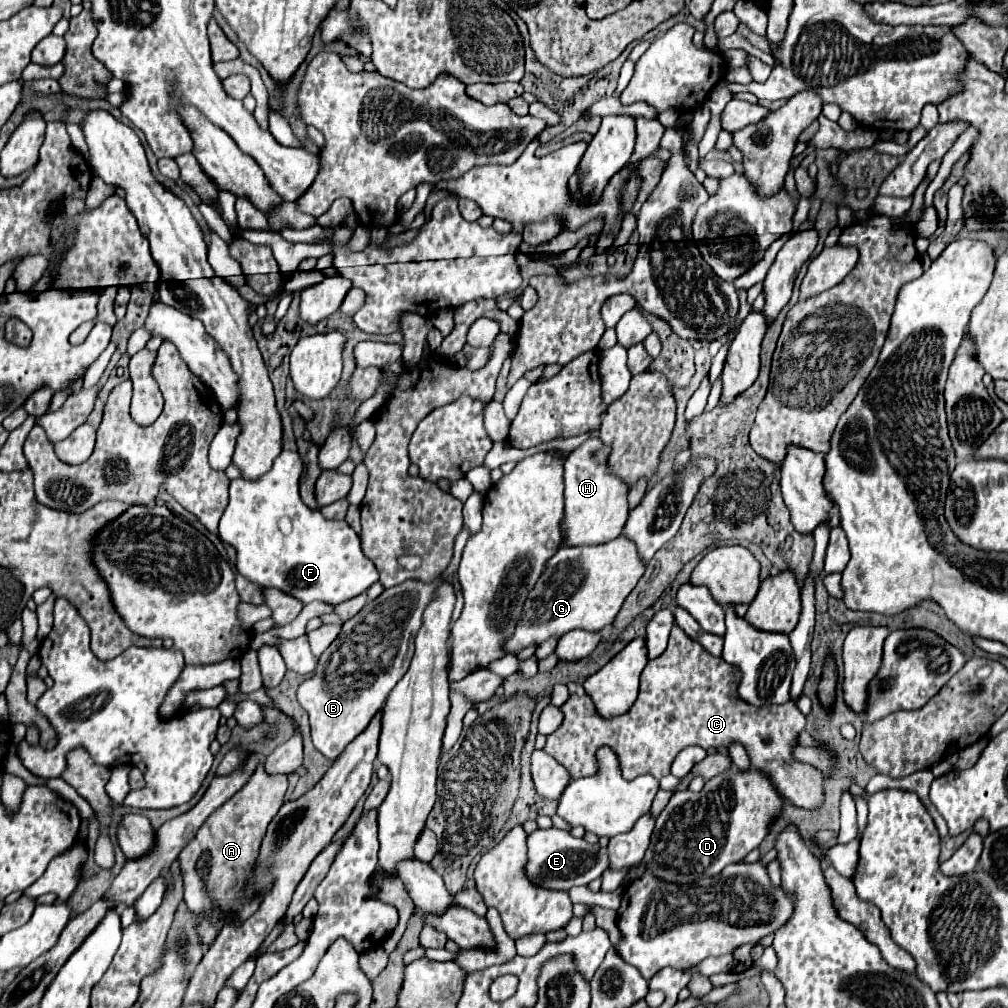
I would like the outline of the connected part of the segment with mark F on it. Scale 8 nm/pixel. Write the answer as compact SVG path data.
M282 451L270 473L262 481L234 479L230 481L230 503L220 519L218 533L230 543L238 557L236 569L248 581L262 587L276 587L284 593L296 597L304 605L310 601L322 601L328 605L338 605L360 593L364 593L372 583L378 581L376 565L362 553L356 531L346 521L324 519L320 511L310 509L302 503L298 495L298 471L302 471L302 461L296 451Z

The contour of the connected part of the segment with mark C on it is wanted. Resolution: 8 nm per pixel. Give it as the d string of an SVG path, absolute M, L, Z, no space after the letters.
M672 627L666 651L660 657L650 659L646 663L646 667L640 675L638 699L624 715L614 717L614 719L604 719L604 717L596 715L594 703L590 701L590 695L584 691L584 687L580 683L568 683L570 697L562 705L564 721L554 733L550 733L546 737L544 753L554 757L570 773L572 779L578 779L578 777L596 773L594 753L598 747L608 745L618 753L618 757L622 761L622 771L626 773L626 779L636 779L640 775L652 775L656 779L662 779L670 773L670 767L672 767L672 761L676 759L676 755L688 745L700 745L704 749L710 749L710 747L728 747L732 743L740 743L740 745L744 745L746 753L750 757L752 769L766 773L770 777L770 781L774 783L774 787L788 801L792 801L794 805L804 807L804 809L818 807L824 797L822 795L822 775L812 765L798 763L790 755L792 747L796 745L796 735L806 725L804 715L798 711L798 707L792 701L788 701L784 705L762 705L762 707L742 701L738 697L740 679L742 679L742 671L736 665L722 661L722 657L710 655L698 641L688 637L680 627Z

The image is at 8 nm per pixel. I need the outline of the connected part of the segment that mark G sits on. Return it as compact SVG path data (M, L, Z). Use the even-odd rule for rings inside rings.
M616 537L594 547L560 547L546 563L540 579L528 591L514 635L502 645L504 655L518 655L530 645L540 645L550 637L562 637L572 629L598 633L612 625L624 599L644 573L632 541Z

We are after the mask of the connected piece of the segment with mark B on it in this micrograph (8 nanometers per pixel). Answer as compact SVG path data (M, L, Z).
M404 581L384 589L380 597L348 619L338 637L320 655L312 677L298 687L298 703L310 715L314 747L328 759L336 759L350 741L360 735L370 719L384 707L388 693L406 673L414 653L414 633L422 623L422 609L430 601L436 583Z

